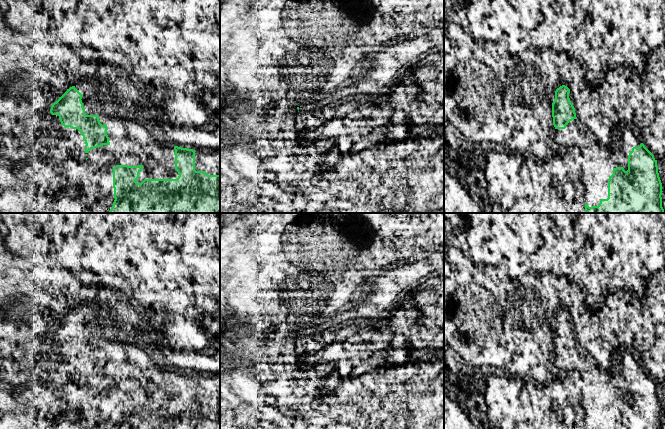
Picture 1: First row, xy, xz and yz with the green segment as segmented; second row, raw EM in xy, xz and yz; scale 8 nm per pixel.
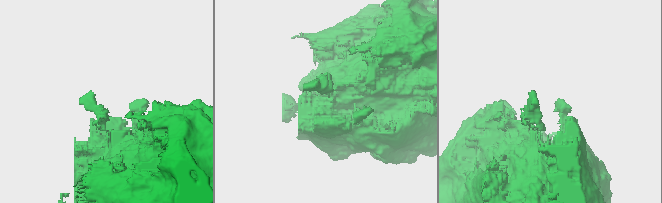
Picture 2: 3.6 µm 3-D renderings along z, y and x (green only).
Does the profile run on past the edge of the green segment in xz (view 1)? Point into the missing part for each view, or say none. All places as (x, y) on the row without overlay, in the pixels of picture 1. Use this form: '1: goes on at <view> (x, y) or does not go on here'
1: does not go on here

